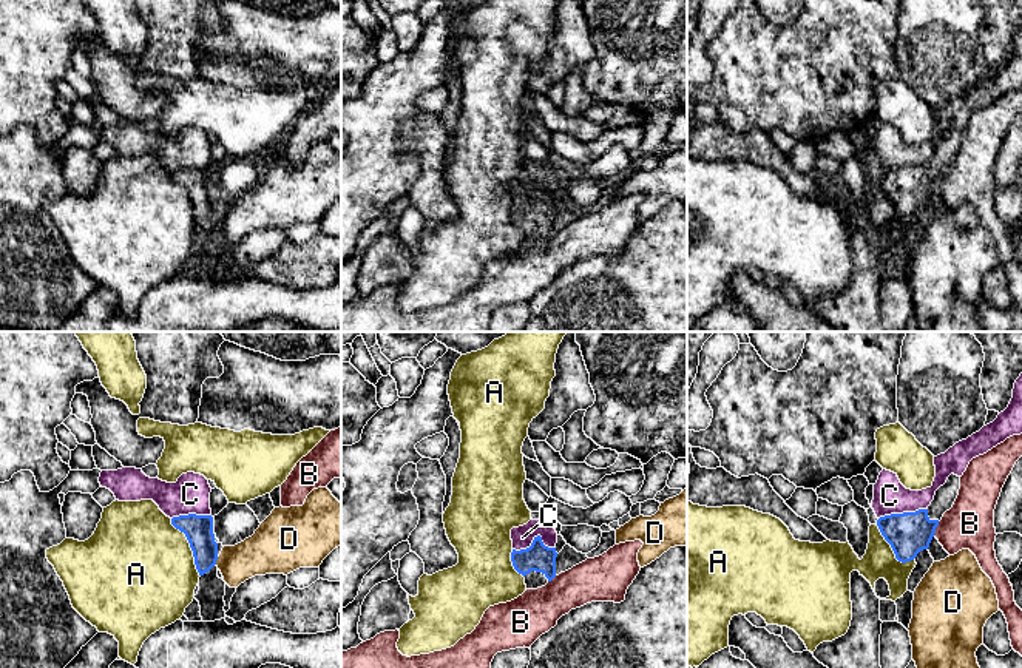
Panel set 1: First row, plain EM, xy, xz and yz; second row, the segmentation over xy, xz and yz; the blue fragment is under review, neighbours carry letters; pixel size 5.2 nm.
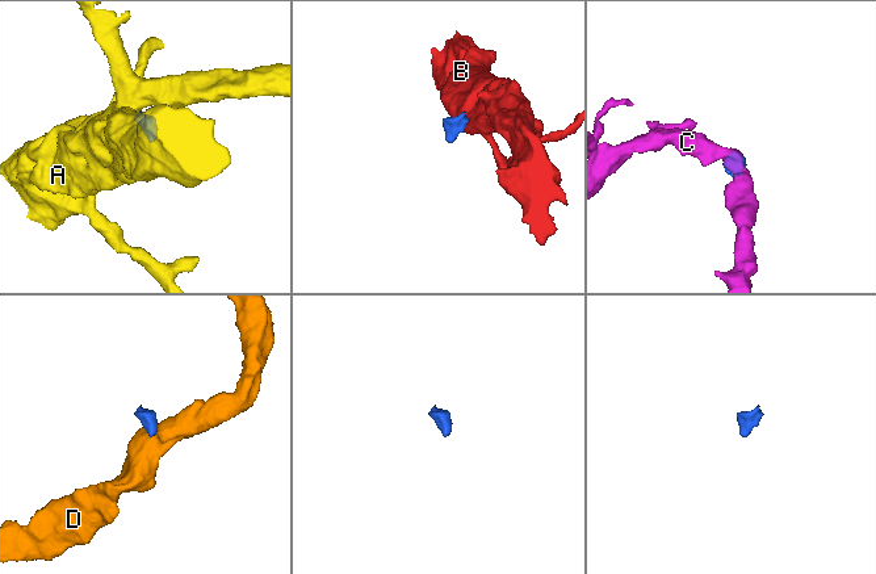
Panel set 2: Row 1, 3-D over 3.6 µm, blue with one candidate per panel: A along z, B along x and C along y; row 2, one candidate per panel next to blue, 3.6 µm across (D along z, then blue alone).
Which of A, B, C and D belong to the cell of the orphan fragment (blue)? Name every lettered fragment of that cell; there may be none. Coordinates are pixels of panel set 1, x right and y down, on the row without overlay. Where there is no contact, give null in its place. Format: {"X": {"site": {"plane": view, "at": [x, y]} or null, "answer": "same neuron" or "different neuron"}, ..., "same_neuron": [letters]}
{"A": {"site": {"plane": "xy", "at": [190, 201]}, "answer": "different neuron"}, "B": {"site": {"plane": "yz", "at": [934, 184]}, "answer": "different neuron"}, "C": {"site": {"plane": "xz", "at": [534, 193]}, "answer": "different neuron"}, "D": {"site": {"plane": "xy", "at": [216, 213]}, "answer": "different neuron"}, "same_neuron": []}

